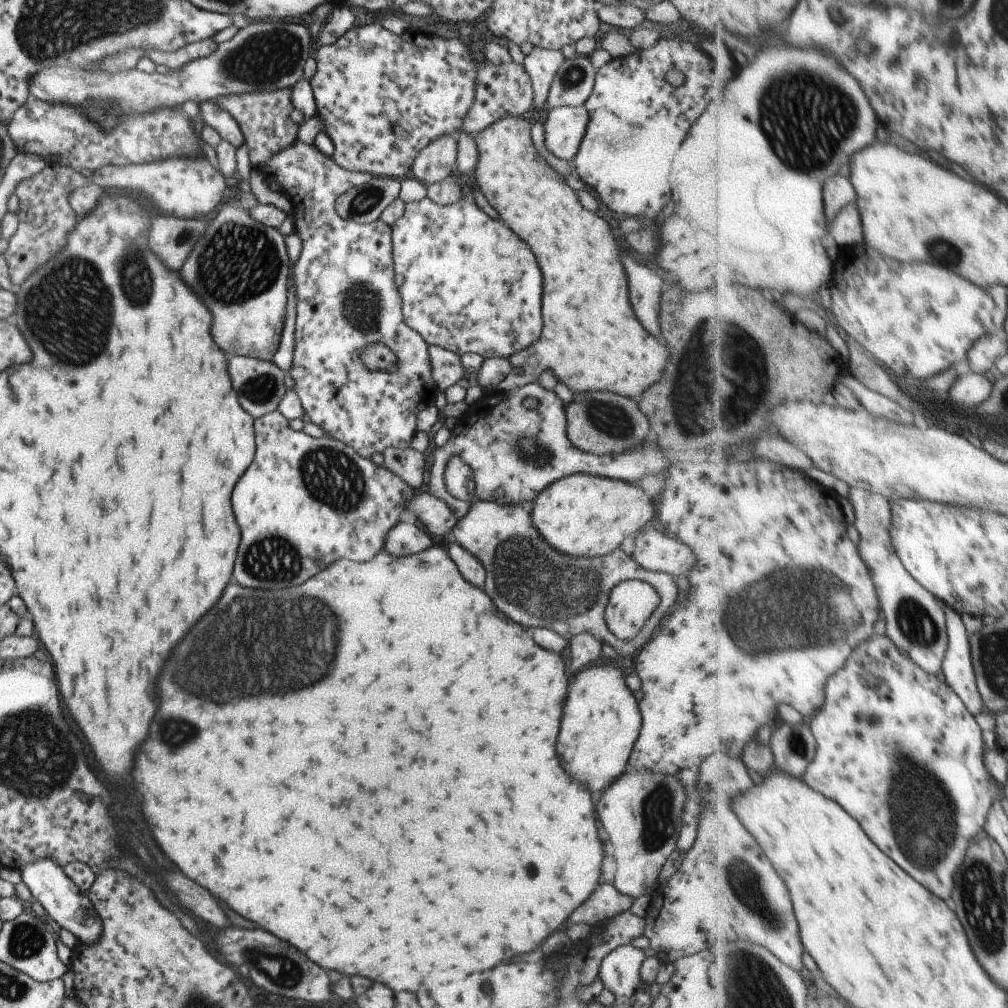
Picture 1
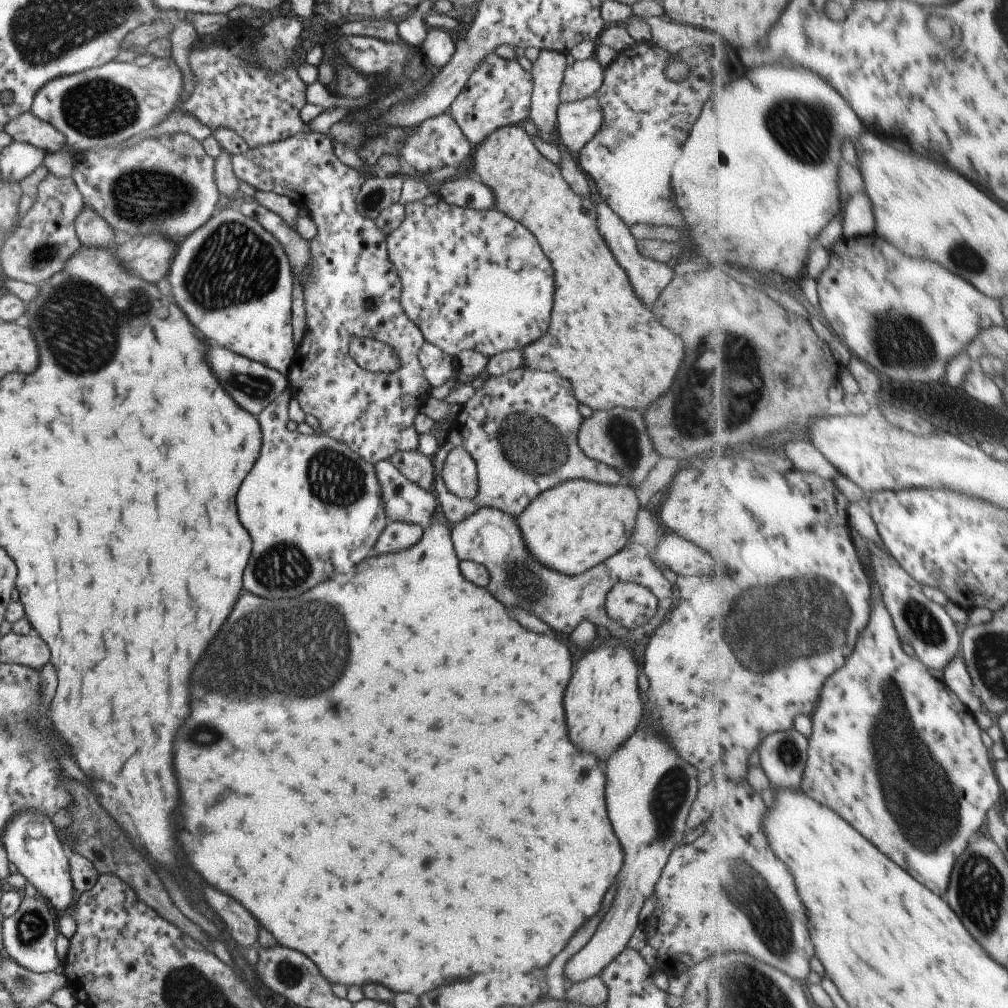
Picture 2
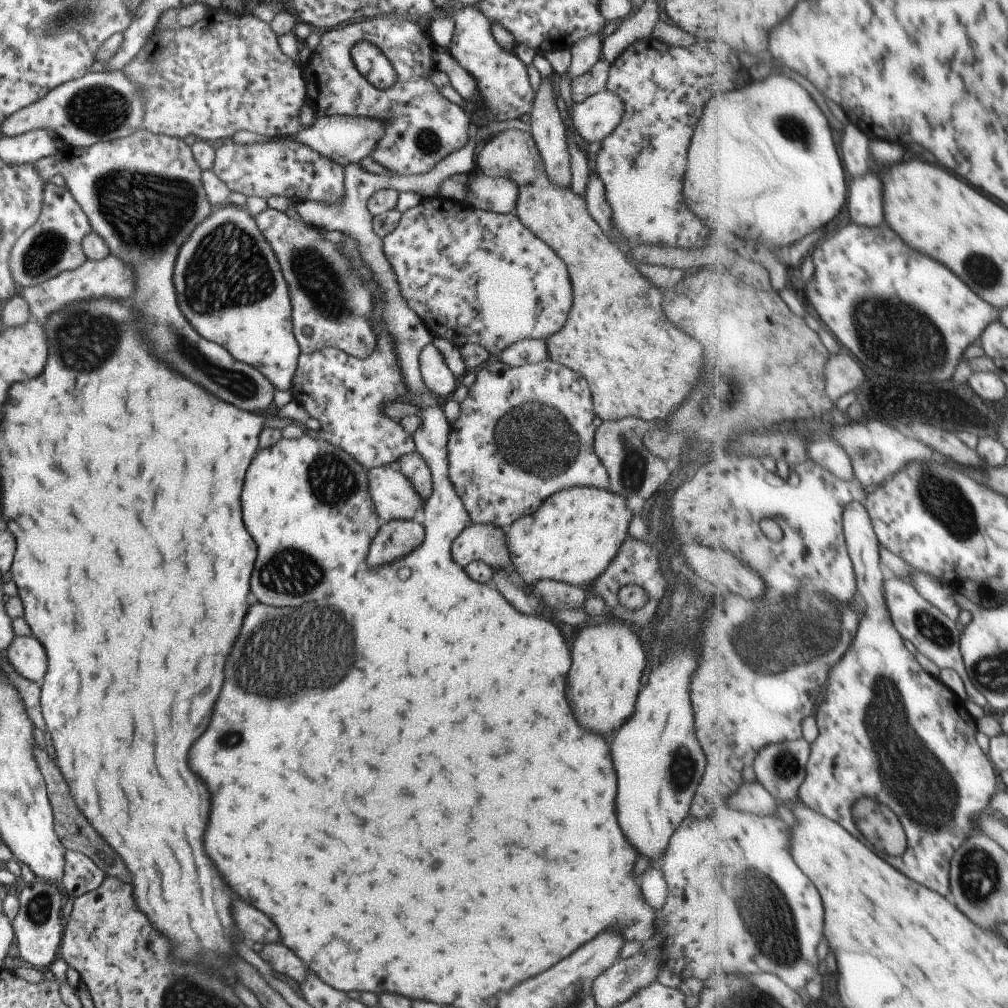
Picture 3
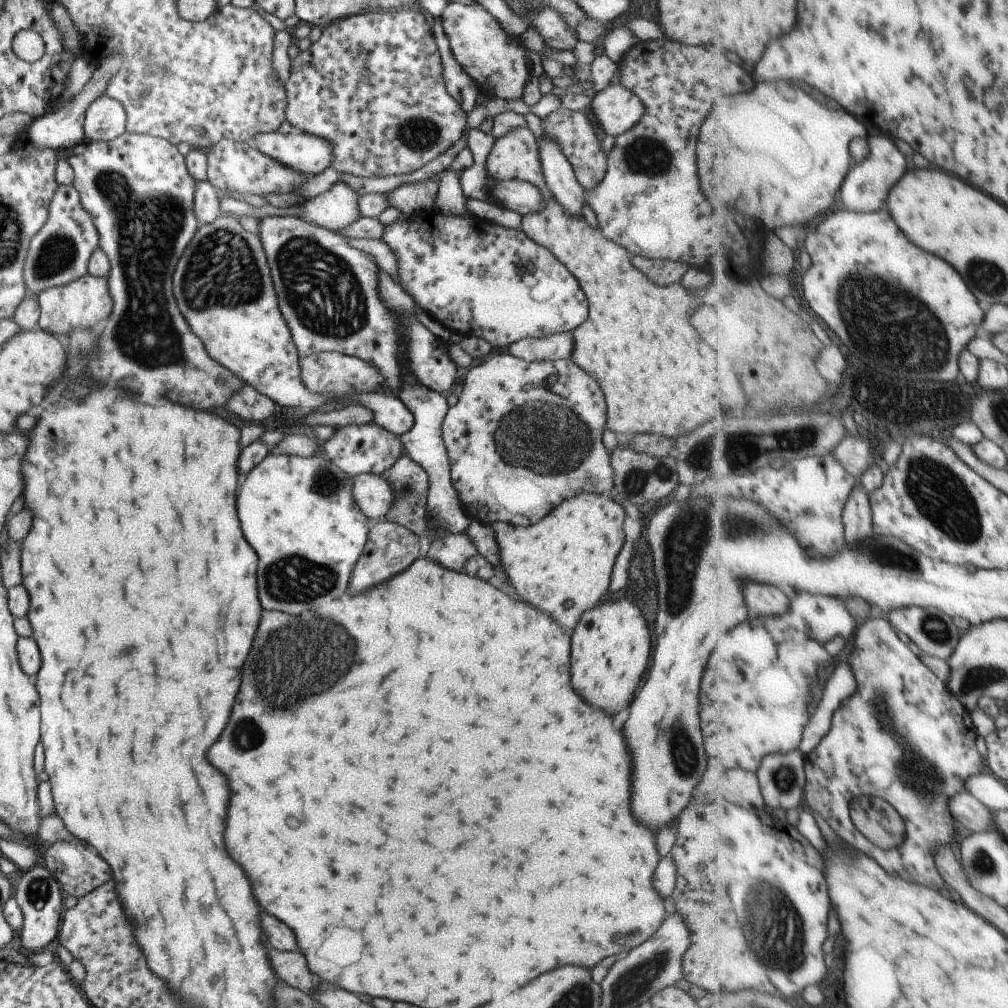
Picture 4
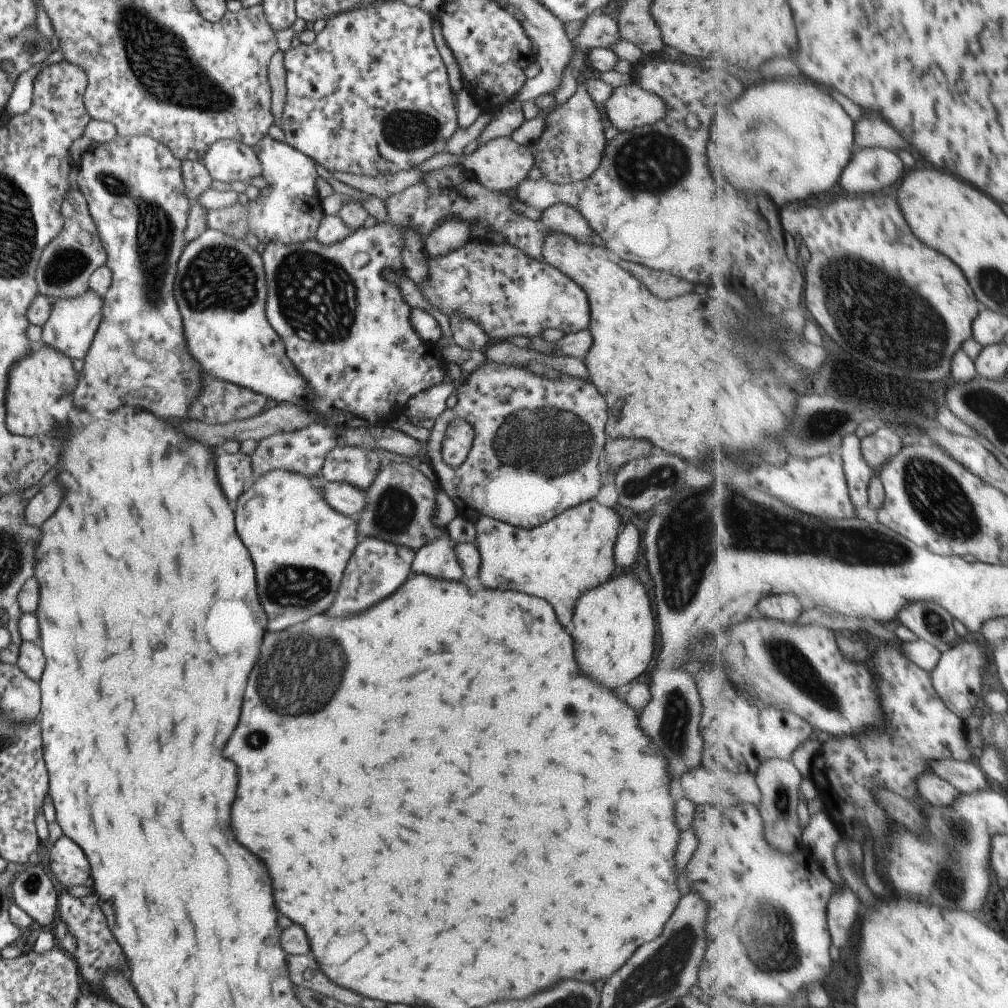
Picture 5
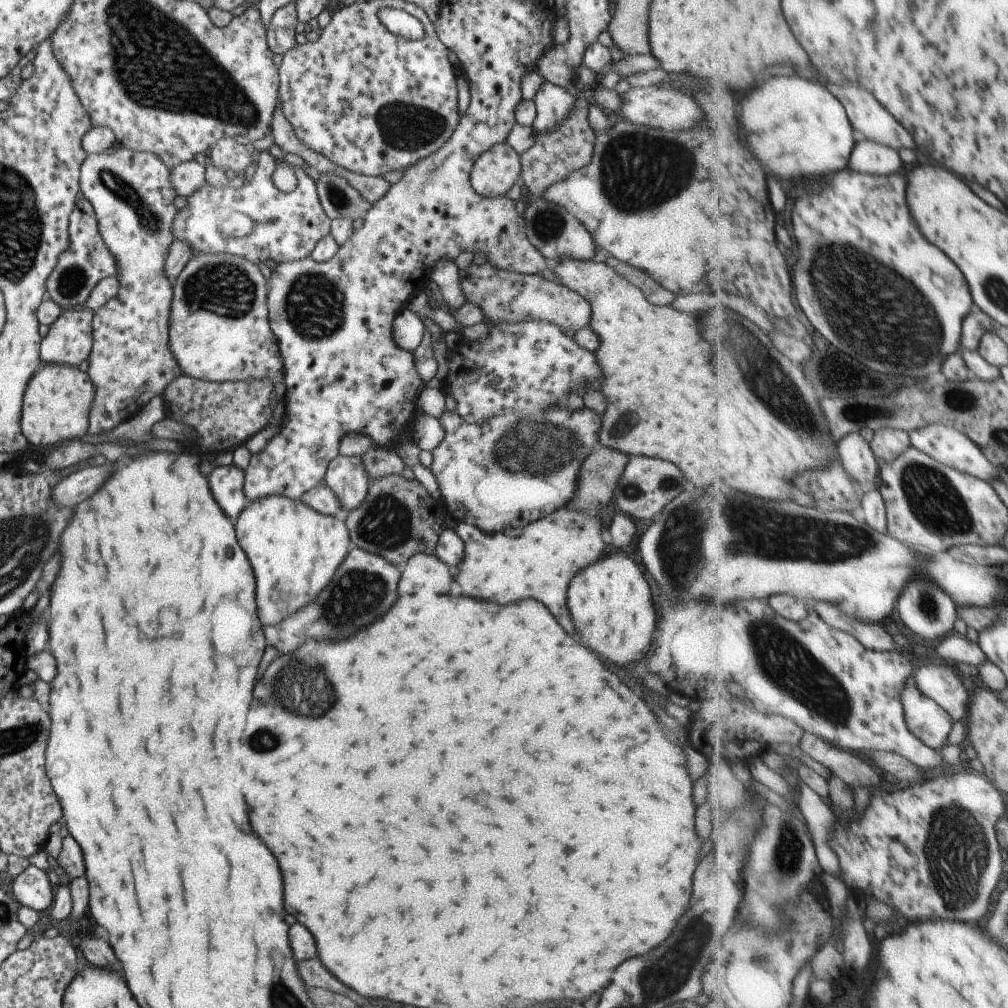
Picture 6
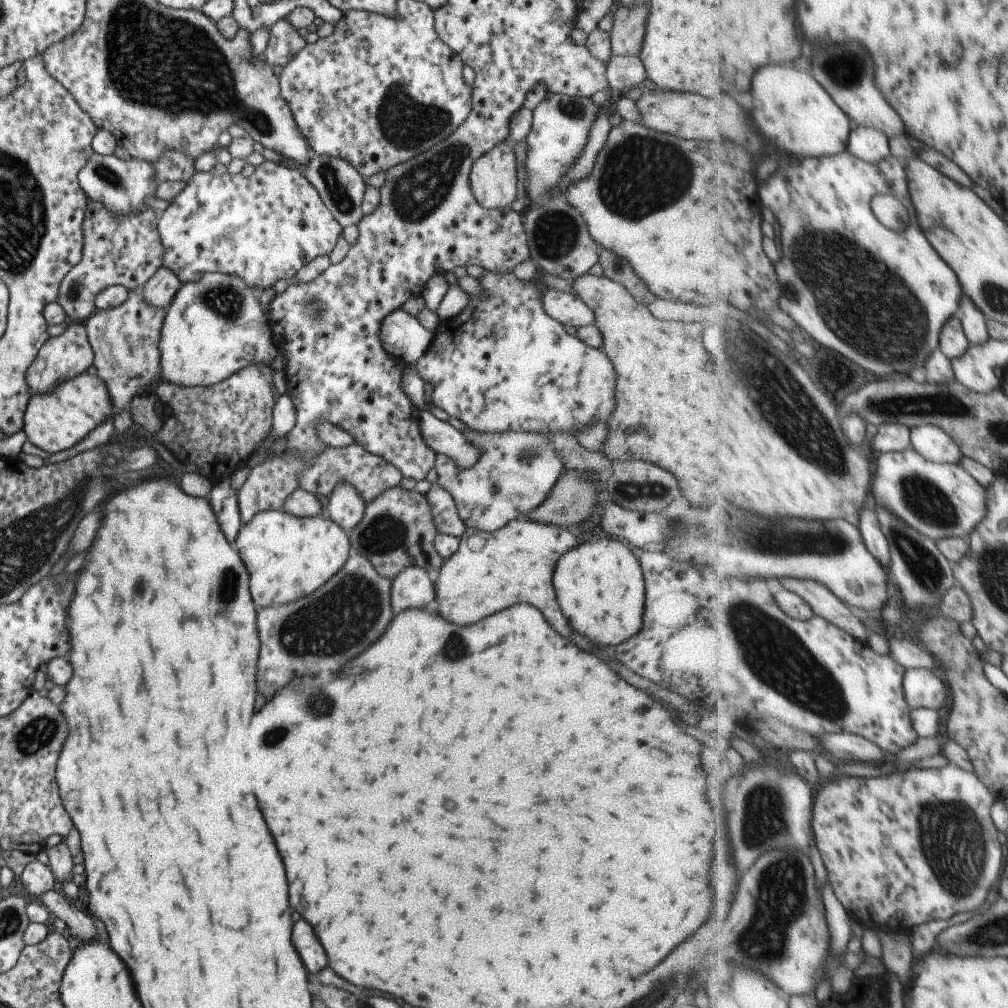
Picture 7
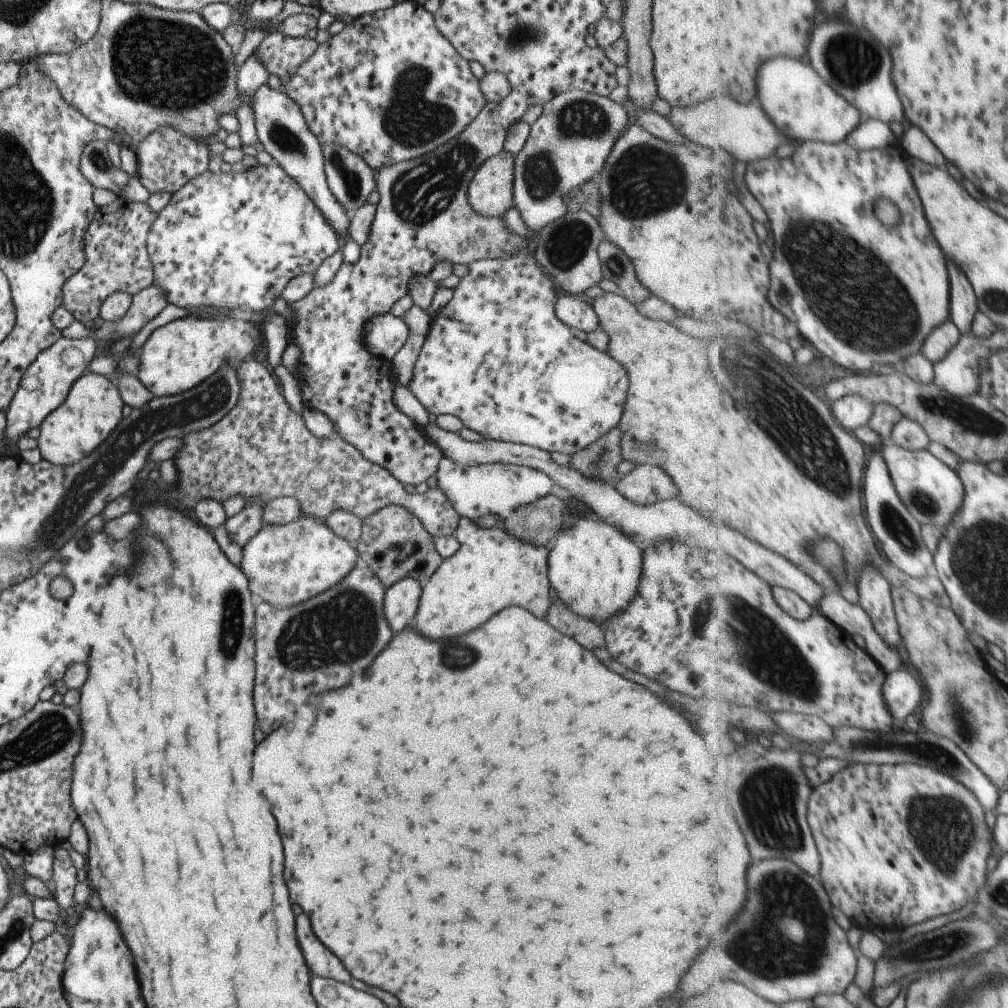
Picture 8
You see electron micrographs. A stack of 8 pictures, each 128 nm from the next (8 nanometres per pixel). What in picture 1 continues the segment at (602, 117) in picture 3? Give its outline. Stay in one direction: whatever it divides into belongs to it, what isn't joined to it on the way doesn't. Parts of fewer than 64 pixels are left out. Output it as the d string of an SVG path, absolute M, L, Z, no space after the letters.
M584 105L549 109L543 123L545 147L559 159L572 160L580 146L588 121L589 114Z

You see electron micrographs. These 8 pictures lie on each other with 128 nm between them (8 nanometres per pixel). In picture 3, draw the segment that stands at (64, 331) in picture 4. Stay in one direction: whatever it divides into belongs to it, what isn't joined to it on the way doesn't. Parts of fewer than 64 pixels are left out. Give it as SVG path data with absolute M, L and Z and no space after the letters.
M108 252L102 260L86 259L75 269L61 272L46 282L24 287L22 296L28 303L33 320L43 324L50 313L60 310L64 305L84 299L106 298L124 299L130 297L137 287L137 274L120 257Z

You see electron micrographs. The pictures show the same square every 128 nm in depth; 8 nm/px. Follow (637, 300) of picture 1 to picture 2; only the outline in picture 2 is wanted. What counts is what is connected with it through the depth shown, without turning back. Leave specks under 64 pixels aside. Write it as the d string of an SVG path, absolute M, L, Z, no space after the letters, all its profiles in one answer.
M602 202L596 206L599 233L605 238L607 245L610 247L616 260L618 260L618 264L626 270L626 274L630 278L630 282L632 282L632 288L636 288L636 294L642 298L642 302L646 306L653 307L664 287L668 286L668 283L675 276L675 273L671 272L671 264L665 265L642 256L637 249L637 240L630 233L624 221L606 203Z

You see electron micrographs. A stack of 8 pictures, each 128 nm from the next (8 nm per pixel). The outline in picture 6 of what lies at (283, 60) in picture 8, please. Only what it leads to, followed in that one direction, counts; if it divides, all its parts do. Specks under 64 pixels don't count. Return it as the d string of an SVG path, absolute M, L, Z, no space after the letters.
M285 3L271 14L266 38L274 54L283 55L297 44L294 38L297 22L295 3Z

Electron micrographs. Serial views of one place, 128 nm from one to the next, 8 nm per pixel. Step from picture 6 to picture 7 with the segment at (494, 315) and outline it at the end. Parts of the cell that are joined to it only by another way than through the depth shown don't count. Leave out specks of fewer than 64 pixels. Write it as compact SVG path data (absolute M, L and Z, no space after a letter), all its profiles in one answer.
M546 288L541 303L546 314L564 326L580 328L595 324L593 310L575 293Z

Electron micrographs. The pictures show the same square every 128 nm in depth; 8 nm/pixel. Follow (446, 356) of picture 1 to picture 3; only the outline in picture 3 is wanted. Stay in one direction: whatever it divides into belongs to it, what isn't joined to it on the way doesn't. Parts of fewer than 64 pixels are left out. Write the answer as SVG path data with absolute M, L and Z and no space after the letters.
M432 343L420 351L419 369L426 390L434 395L448 396L460 385L460 379L454 378L442 353Z

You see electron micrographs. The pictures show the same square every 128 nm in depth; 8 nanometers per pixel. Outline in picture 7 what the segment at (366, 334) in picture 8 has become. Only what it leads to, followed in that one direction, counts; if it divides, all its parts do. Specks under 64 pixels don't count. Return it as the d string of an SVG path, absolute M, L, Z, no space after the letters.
M402 308L387 314L381 324L381 343L386 352L404 364L418 362L434 337L433 331L425 330L416 317Z

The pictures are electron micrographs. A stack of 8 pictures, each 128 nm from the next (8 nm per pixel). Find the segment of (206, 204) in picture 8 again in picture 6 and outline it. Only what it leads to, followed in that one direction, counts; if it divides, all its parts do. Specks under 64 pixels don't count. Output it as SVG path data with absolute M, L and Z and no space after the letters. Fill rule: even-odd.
M276 150L260 152L252 181L245 181L241 188L236 189L230 185L217 188L206 182L198 192L188 197L188 208L177 212L173 226L173 240L187 240L192 245L193 256L196 253L228 253L247 258L257 265L268 259L282 262L310 255L317 242L330 234L331 218L324 212L319 201L316 183L307 172L300 167L292 167L291 164L279 164L280 157L281 154ZM279 165L288 166L297 176L297 186L291 192L280 191L272 181L272 173Z

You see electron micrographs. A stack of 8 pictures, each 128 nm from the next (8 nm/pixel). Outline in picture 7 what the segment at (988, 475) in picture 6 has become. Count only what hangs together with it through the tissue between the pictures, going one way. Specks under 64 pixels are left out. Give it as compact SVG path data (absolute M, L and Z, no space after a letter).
M922 425L912 430L914 448L931 461L961 465L965 460L962 445L941 426Z

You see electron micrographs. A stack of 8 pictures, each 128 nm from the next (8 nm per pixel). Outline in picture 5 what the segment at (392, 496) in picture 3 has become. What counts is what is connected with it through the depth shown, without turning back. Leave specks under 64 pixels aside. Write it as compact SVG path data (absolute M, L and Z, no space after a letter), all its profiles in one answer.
M324 481L323 495L330 506L352 518L358 518L367 507L367 490L355 487L349 482L328 483Z

